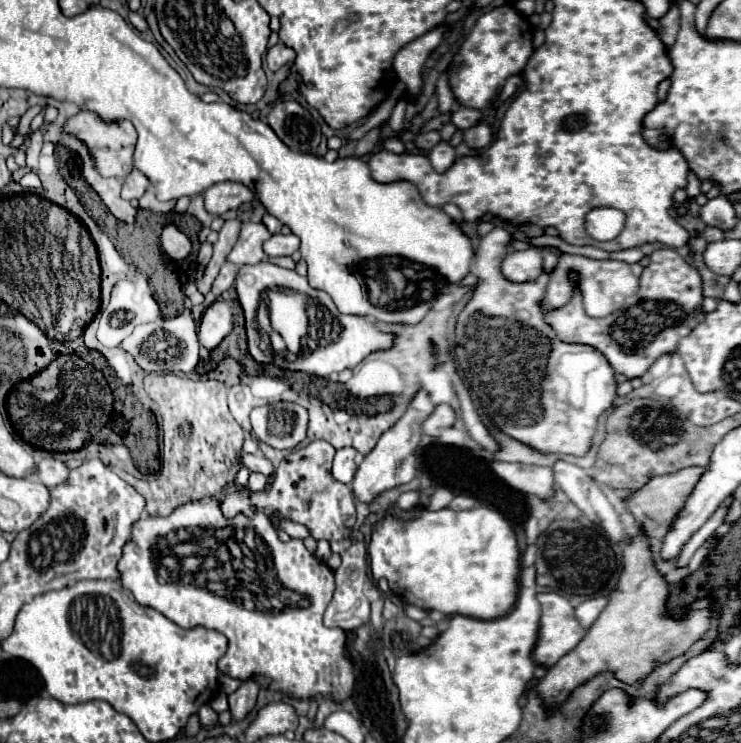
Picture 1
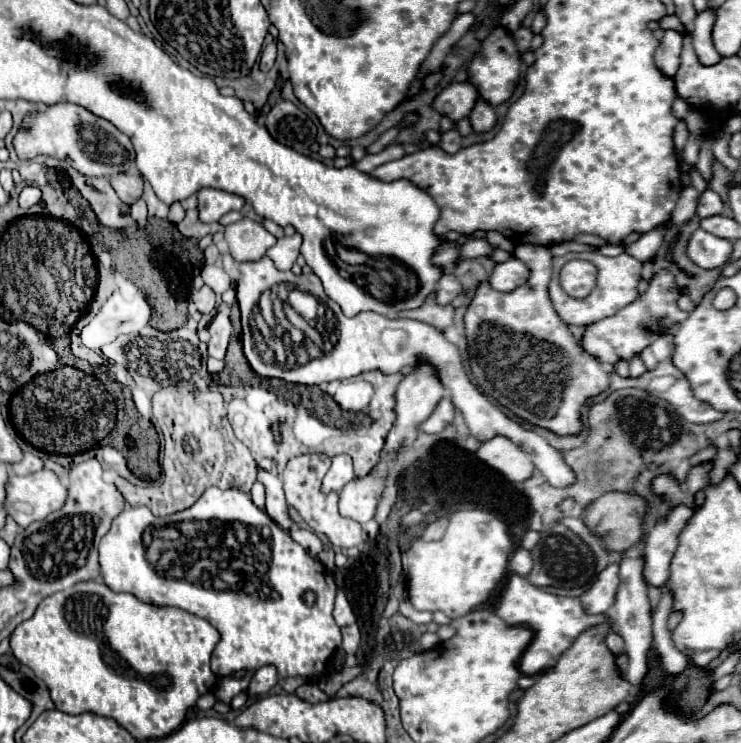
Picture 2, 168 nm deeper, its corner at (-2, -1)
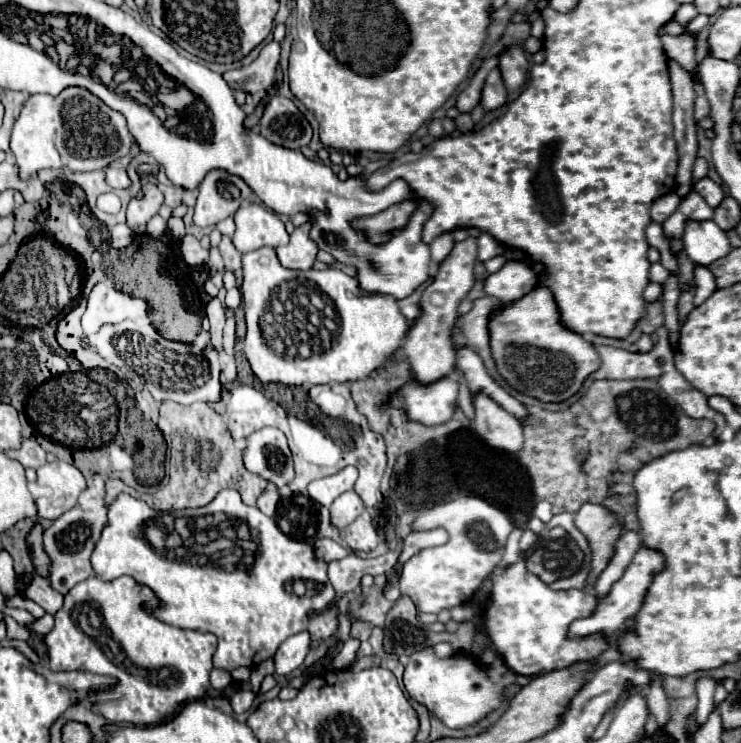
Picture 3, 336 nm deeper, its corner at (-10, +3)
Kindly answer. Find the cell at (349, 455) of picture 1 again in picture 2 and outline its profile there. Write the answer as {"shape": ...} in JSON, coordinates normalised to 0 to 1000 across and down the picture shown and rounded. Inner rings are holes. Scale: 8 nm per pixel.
{"shape":[[[457,611],[447,619],[447,630],[433,649],[433,657],[436,657],[436,662],[457,662],[476,643],[479,643],[479,638],[476,638],[474,614]]]}

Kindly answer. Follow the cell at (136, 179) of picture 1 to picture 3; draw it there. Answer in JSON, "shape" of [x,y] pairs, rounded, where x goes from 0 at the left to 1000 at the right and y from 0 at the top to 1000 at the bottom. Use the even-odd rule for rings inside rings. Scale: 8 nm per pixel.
{"shape":[[[147,223],[144,226],[144,248],[150,253],[174,253],[177,242],[166,223]]]}

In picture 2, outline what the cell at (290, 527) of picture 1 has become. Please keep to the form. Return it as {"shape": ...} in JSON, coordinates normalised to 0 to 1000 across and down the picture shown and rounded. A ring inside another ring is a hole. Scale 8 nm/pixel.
{"shape":[[[350,633],[347,646],[358,654],[360,659],[360,681],[358,689],[385,713],[390,713],[395,708],[395,700],[387,689],[387,676],[385,676],[385,665],[382,665],[382,651],[377,646],[374,638],[360,635],[360,633]]]}

